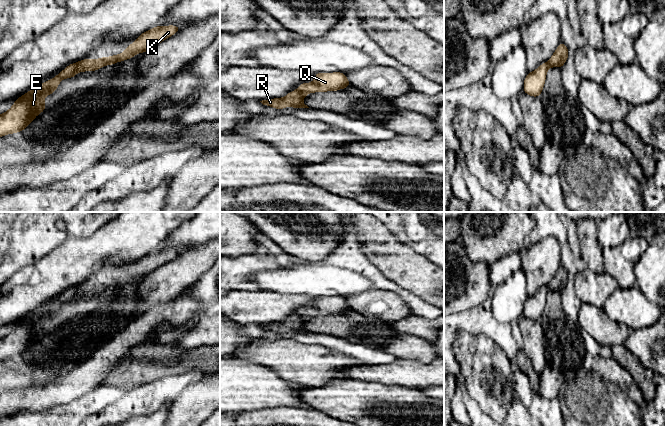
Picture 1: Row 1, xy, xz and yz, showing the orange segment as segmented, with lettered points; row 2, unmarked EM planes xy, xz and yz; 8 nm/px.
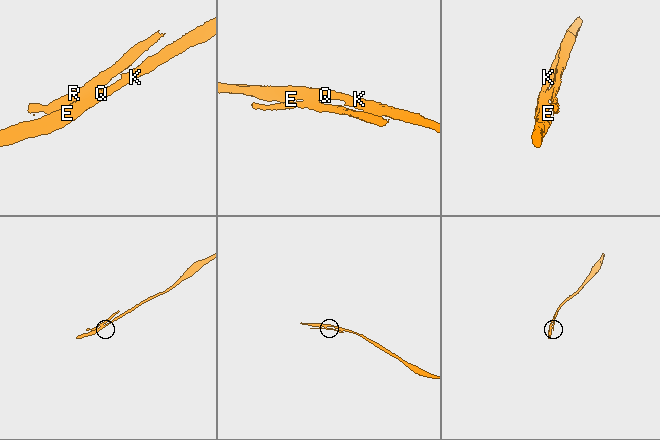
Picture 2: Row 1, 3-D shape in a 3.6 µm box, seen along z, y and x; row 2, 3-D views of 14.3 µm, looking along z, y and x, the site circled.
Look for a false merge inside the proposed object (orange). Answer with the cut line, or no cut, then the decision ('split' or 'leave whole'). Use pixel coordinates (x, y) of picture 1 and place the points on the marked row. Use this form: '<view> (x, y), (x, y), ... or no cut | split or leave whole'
xz (298, 89), (306, 93) | split

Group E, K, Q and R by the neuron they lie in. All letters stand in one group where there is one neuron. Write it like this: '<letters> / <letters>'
E K Q / R

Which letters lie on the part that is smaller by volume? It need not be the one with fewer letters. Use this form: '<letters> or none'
R

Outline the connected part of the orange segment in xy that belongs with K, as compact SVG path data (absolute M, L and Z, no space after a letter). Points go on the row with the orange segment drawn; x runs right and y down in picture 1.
M157 26L142 33L137 40L129 45L123 53L111 57L101 57L96 60L83 59L76 63L72 69L62 70L53 79L40 86L31 89L19 97L13 106L0 115L0 137L7 134L22 132L38 114L46 110L44 98L52 95L62 79L73 78L78 72L96 71L105 65L113 65L134 57L137 53L144 53L165 39L177 33L181 28L178 26Z

